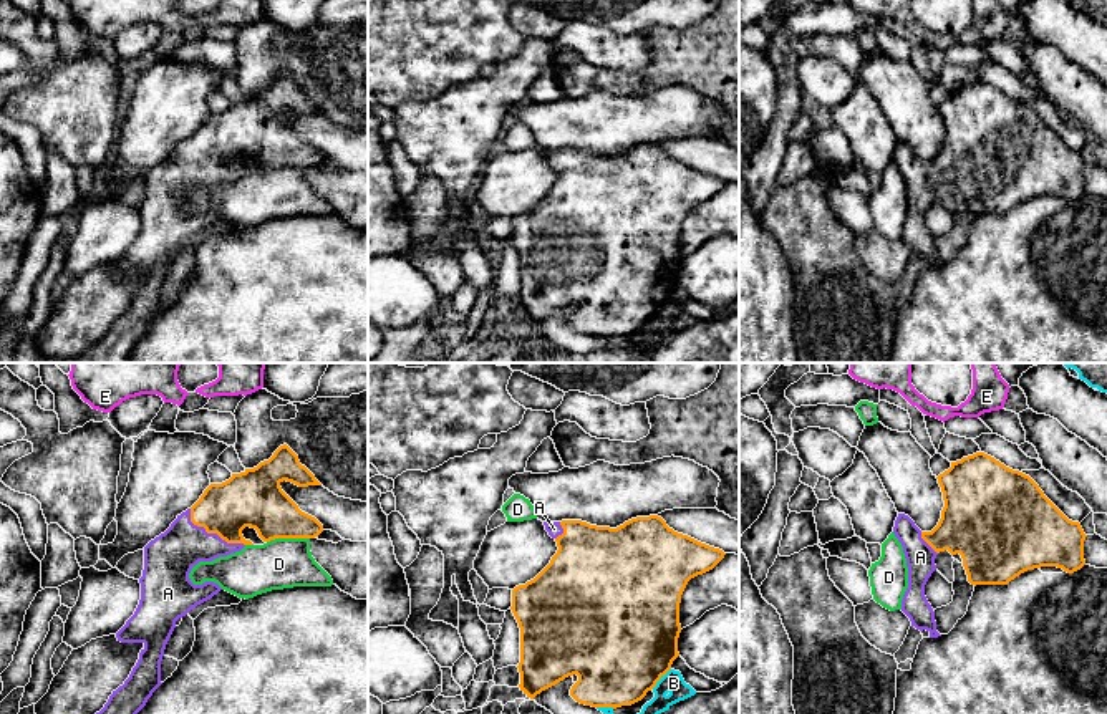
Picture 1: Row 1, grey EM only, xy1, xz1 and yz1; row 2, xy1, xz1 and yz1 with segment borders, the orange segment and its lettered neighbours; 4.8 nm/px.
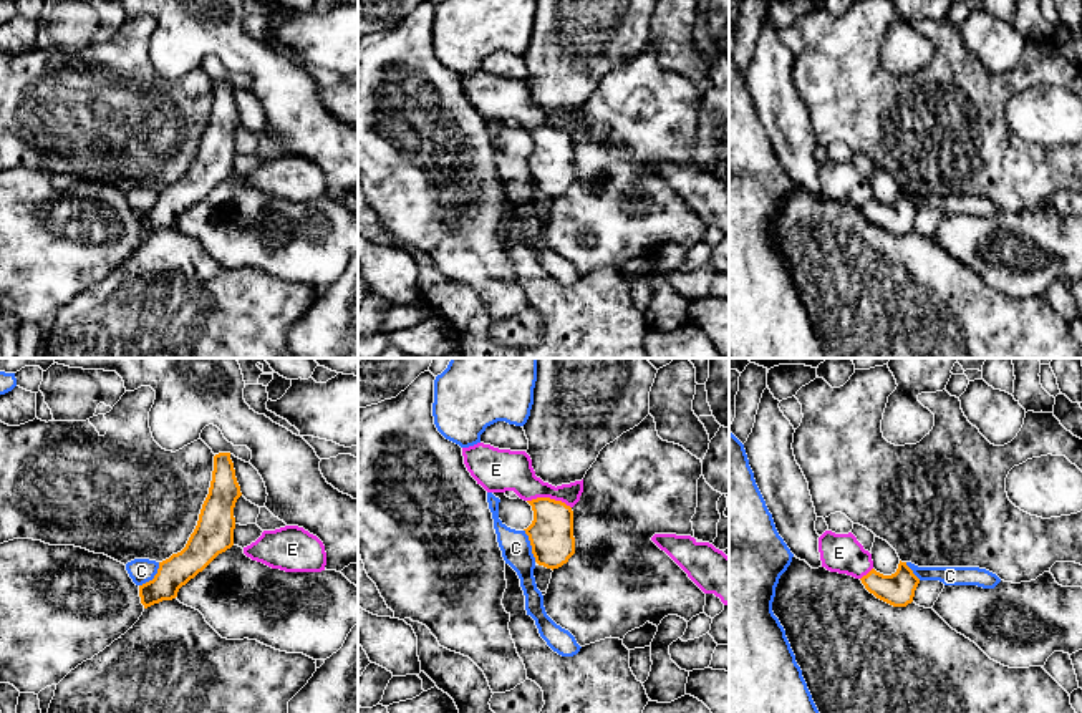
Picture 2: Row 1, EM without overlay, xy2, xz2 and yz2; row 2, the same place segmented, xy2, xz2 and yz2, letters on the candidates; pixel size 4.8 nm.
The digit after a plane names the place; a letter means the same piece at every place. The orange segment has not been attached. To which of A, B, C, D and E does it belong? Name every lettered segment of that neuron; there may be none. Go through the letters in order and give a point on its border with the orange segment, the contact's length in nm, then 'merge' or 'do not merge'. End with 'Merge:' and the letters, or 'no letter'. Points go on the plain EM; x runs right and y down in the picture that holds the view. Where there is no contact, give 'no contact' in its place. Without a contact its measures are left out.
A: contact xy1 (212, 161); length 320 nm; merge
B: contact xz1 (660, 307); length 140 nm; do not merge
C: contact xz2 (531, 173); length 170 nm; do not merge
D: contact xy1 (287, 166); length 200 nm; do not merge
E: contact xz2 (549, 126); length 220 nm; do not merge
Merge: A

